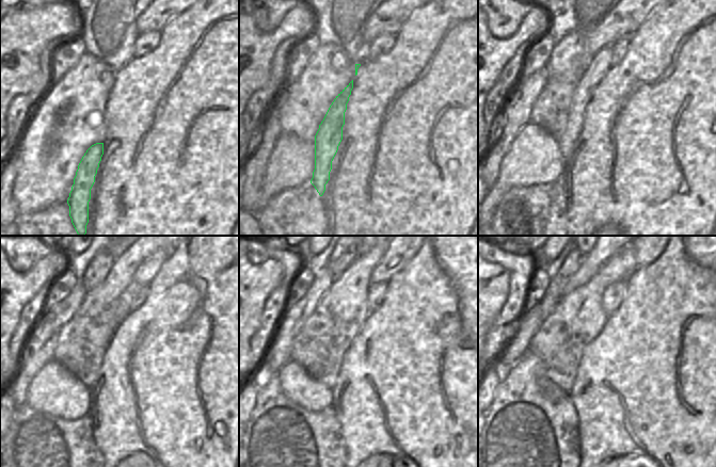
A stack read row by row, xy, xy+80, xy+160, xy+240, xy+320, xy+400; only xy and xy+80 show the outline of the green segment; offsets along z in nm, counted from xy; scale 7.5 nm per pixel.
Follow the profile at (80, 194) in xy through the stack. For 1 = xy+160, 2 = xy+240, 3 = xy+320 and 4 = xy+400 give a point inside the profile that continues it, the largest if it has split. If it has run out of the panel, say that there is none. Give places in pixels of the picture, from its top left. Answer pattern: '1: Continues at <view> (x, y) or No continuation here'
1: Continues at xy+160 (601, 63)
2: Continues at xy+240 (146, 271)
3: Continues at xy+320 (395, 258)
4: Continues at xy+400 (643, 257)

